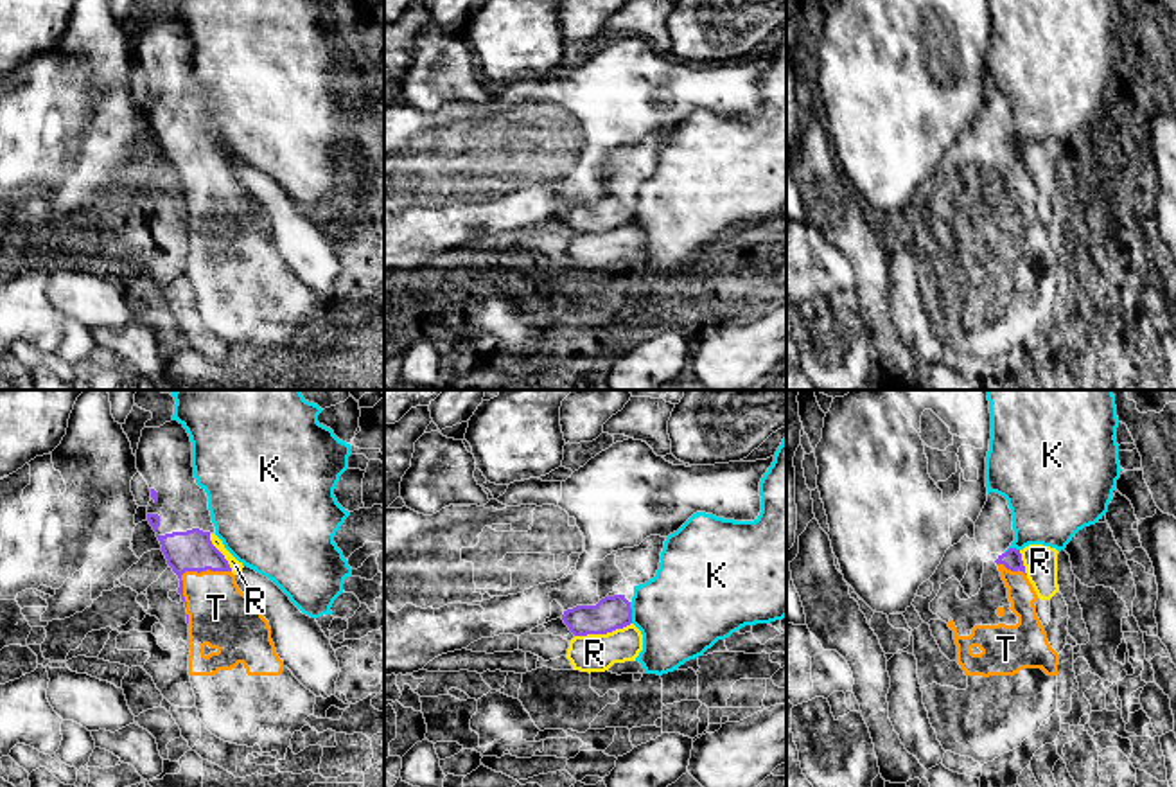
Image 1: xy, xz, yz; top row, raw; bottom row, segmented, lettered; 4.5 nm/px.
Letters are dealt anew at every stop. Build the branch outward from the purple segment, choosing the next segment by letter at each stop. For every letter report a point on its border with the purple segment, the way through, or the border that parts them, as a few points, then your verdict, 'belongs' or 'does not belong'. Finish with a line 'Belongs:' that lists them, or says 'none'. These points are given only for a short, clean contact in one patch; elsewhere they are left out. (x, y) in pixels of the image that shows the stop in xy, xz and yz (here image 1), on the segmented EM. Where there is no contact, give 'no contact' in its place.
K: xz (631, 613) | along xz (629, 602), (632, 622) | does not belong
R: xz (602, 633) | does not belong
T: xy (191, 570) | across xy (193, 550), (191, 570), (209, 588), (219, 615) | belongs
Belongs: T

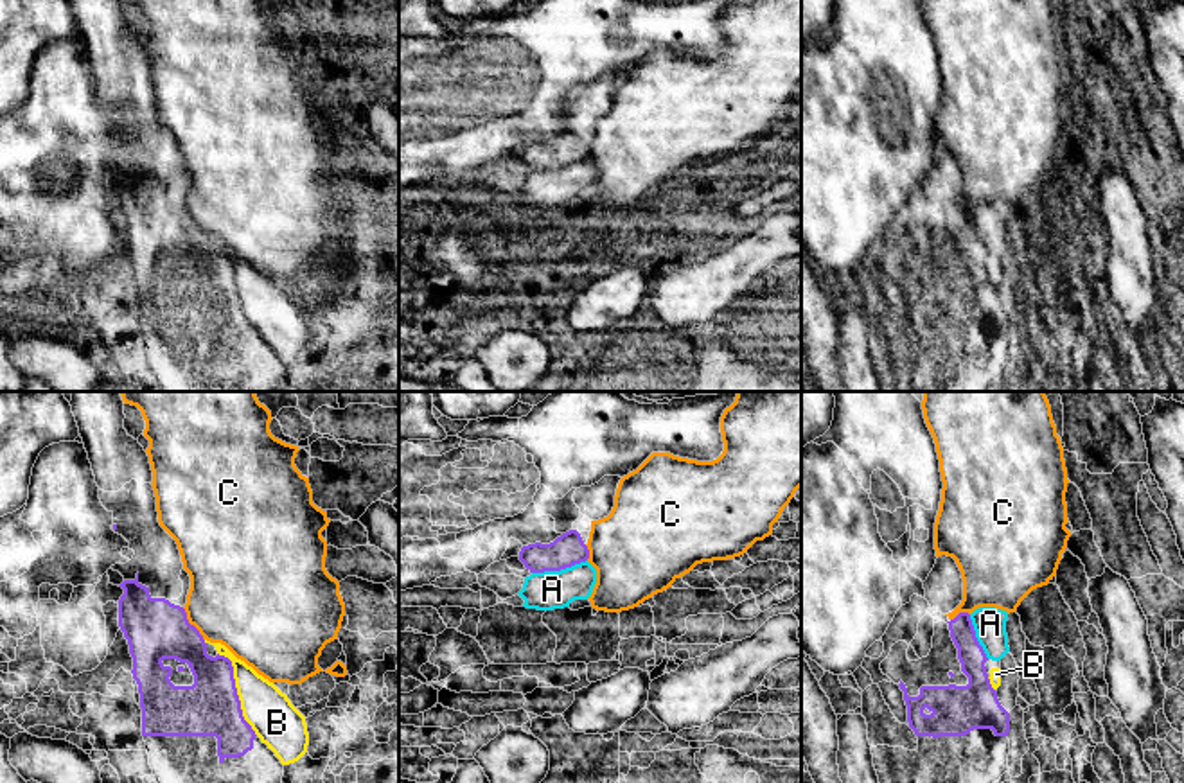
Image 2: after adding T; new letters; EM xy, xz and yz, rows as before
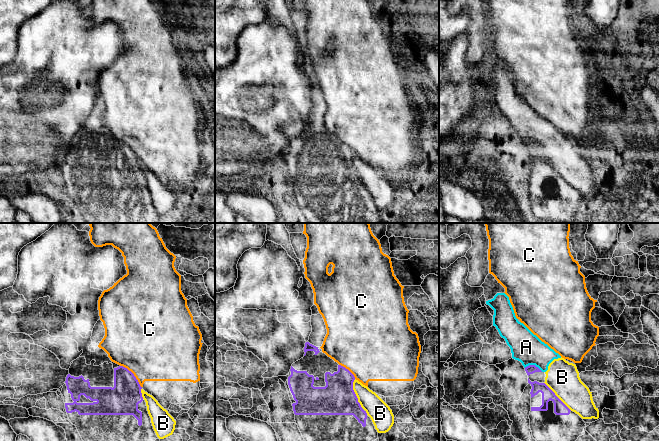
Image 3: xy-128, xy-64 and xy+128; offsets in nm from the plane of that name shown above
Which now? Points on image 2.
A: xz (559, 570) | does not belong
B: xy (236, 692) | does not belong
C: xy (189, 624) | does not belong
Belongs: none

